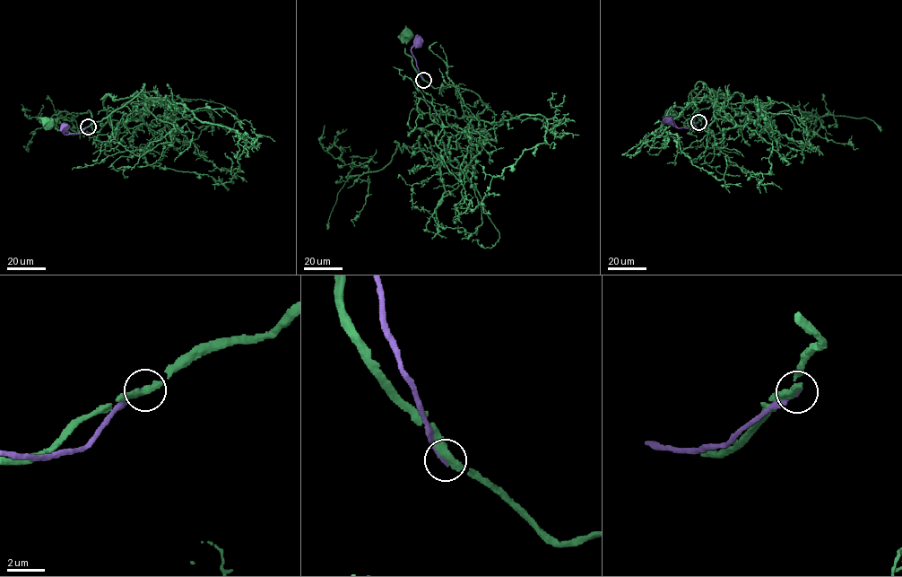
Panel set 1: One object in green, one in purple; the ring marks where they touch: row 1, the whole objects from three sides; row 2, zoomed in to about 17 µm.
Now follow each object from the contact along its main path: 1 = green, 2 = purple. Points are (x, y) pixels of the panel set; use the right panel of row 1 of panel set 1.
1: (698, 122), (689, 128), (670, 114)
2: (698, 122), (691, 127), (676, 127), (669, 120)

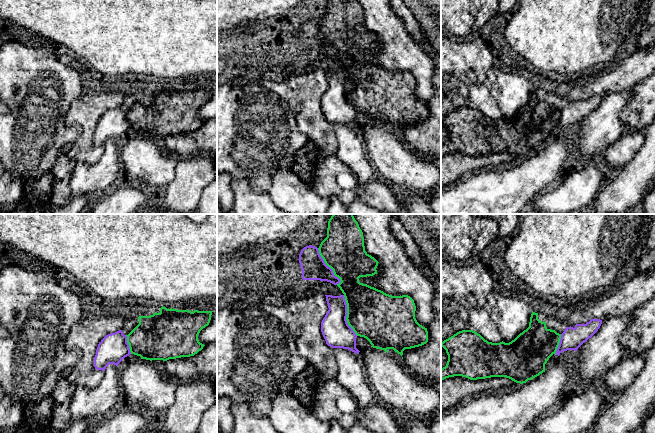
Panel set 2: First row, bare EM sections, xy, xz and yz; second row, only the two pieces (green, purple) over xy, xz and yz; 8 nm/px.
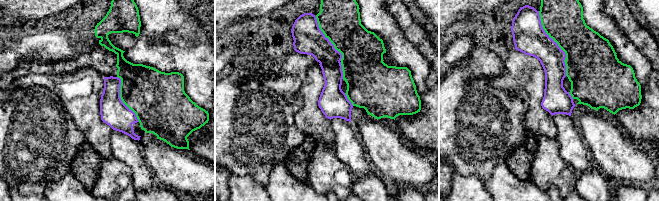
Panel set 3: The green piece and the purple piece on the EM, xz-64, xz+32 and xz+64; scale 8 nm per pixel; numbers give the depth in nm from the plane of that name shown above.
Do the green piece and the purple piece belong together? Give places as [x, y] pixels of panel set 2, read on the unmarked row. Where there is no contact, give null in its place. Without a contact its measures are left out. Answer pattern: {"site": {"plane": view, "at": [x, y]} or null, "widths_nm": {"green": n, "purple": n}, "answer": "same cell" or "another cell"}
{"site": {"plane": "xz", "at": [347, 91]}, "widths_nm": {"green": 400, "purple": 220}, "answer": "another cell"}

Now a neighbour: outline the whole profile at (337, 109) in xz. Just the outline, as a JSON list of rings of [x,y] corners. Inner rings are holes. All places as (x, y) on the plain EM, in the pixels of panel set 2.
[[[344,71],[325,72],[329,86],[321,98],[321,108],[326,120],[359,130],[360,127],[356,124],[357,111],[346,96],[347,80]]]

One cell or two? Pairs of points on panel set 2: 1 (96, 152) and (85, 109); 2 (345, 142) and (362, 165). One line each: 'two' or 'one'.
1: one
2: one

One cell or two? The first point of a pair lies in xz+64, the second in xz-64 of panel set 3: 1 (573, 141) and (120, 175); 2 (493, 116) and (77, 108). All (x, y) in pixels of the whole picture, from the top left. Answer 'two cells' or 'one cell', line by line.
1: two cells
2: two cells

